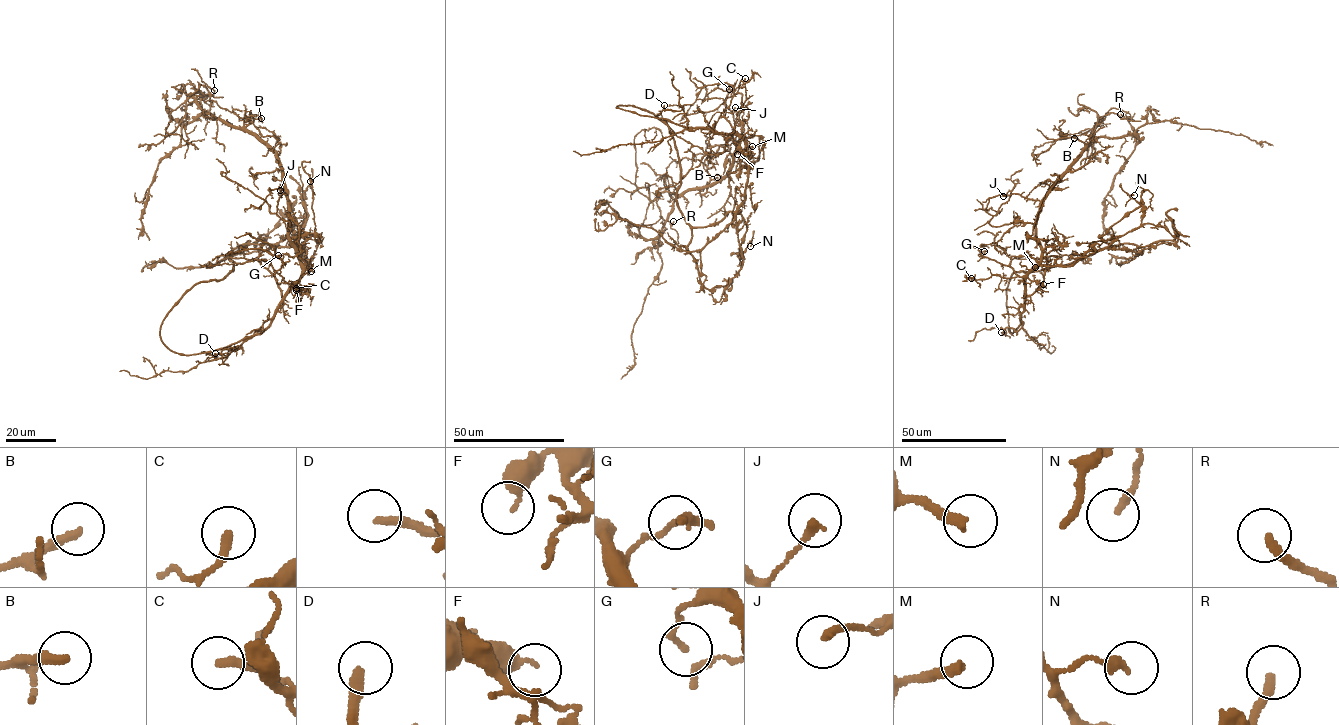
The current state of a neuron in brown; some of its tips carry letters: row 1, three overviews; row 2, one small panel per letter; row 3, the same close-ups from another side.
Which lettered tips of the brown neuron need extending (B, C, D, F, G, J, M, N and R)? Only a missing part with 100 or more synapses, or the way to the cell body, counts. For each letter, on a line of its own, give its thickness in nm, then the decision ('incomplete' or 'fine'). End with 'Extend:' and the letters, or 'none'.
B: 260 nm thick; fine
C: 240 nm thick; fine
D: 280 nm thick; fine
F: 240 nm thick; fine
G: 150 nm thick; fine
J: 220 nm thick; fine
M: 280 nm thick; incomplete
N: 240 nm thick; fine
R: 260 nm thick; fine
Extend: M

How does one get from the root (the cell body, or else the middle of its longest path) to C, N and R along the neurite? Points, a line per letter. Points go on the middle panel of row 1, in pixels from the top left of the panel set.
C: (740, 150), (744, 148), (744, 141), (734, 125), (737, 113), (746, 99), (745, 78)
N: (740, 150), (746, 151), (748, 158), (745, 198), (736, 216), (741, 256), (751, 242), (750, 246)
R: (740, 150), (735, 144), (731, 168), (717, 181), (661, 193), (660, 215), (673, 221)

